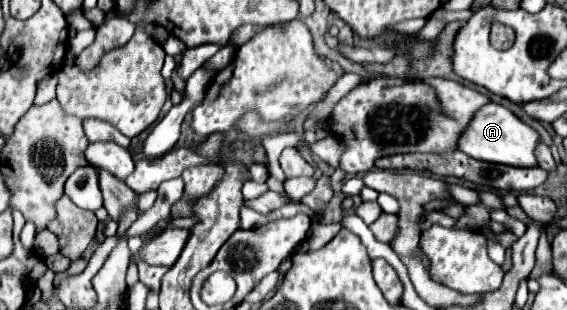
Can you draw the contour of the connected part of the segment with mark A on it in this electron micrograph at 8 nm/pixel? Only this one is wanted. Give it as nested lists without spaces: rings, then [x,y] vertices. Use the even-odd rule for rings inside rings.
[[[490,102],[486,104],[486,108],[482,108],[482,112],[474,114],[470,128],[466,128],[466,132],[462,134],[462,140],[458,140],[458,150],[484,162],[506,164],[516,168],[534,168],[538,166],[538,160],[534,154],[538,142],[540,142],[540,134],[534,128],[518,120],[508,108]]]

